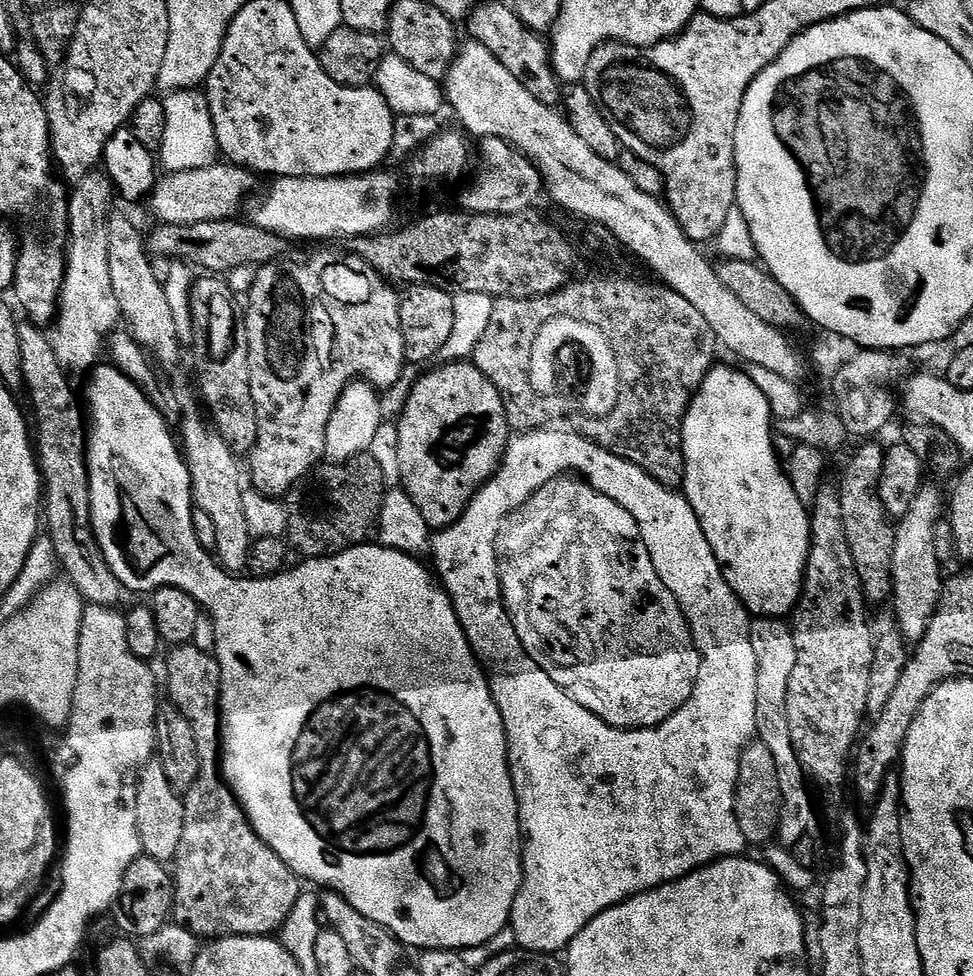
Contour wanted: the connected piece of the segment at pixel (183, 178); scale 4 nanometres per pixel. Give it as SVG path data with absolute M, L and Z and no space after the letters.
M217 162L206 168L165 173L157 181L150 200L156 207L155 221L161 225L192 225L231 220L239 215L244 200L255 190L257 180L257 175L247 168L227 162Z

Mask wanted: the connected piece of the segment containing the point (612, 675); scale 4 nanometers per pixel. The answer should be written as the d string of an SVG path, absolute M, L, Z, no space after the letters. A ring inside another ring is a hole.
M575 475L556 476L550 482L546 482L546 486L537 490L518 511L508 515L496 535L496 563L501 573L516 572L516 576L501 575L498 583L503 588L507 605L512 612L518 614L516 628L520 628L520 636L524 636L524 644L532 648L532 656L536 656L536 660L540 660L540 664L548 668L549 675L558 670L556 666L560 666L562 670L570 668L570 674L574 676L572 696L576 696L576 700L582 698L584 704L588 704L588 708L596 708L596 712L600 712L600 716L608 716L612 724L656 724L660 716L668 716L668 712L672 712L672 708L676 708L676 704L684 700L684 692L688 692L688 680L692 680L692 668L696 668L696 656L692 656L692 650L688 648L688 632L684 632L684 622L680 620L680 612L676 612L676 604L668 600L668 592L664 592L664 588L660 588L660 584L657 583L657 578L654 578L652 556L647 553L646 546L643 545L634 518L618 502L606 498ZM564 614L566 616L570 614L570 622L564 622Z

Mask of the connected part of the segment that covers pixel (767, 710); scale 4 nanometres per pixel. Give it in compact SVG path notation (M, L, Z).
M755 617L752 620L751 624L751 645L754 646L754 654L755 654L755 660L758 662L758 675L757 675L757 701L756 701L756 728L757 728L757 739L764 743L767 748L770 749L770 752L772 754L788 754L786 750L788 750L789 746L792 745L792 737L790 735L790 722L787 717L786 713L786 694L789 692L789 680L790 675L794 672L794 665L797 661L797 651L795 649L794 645L794 638L793 638L793 629L791 628L791 625L788 623L784 623L783 619L780 619L779 617Z

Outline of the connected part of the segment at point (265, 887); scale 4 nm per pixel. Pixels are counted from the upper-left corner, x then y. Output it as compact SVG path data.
M217 765L201 767L199 780L183 801L185 826L174 859L174 908L180 911L183 926L208 942L225 936L271 937L279 933L302 891L301 881L253 832Z

